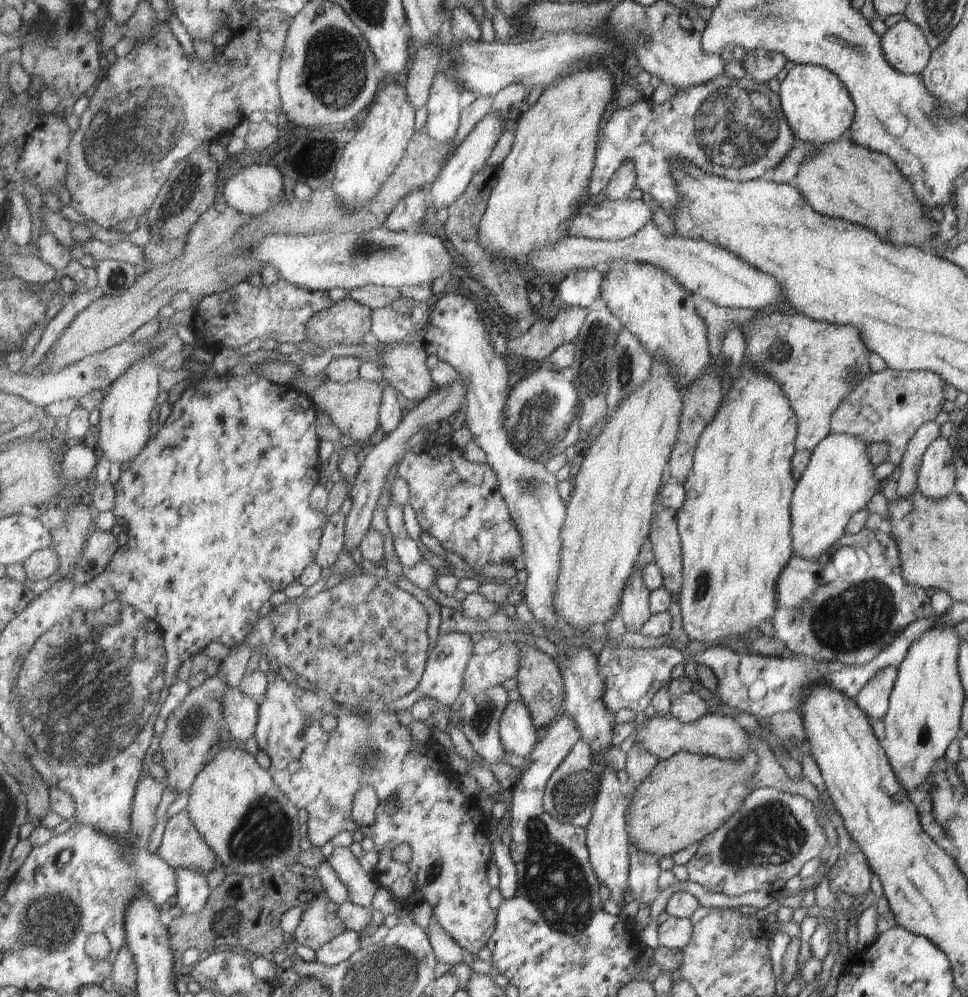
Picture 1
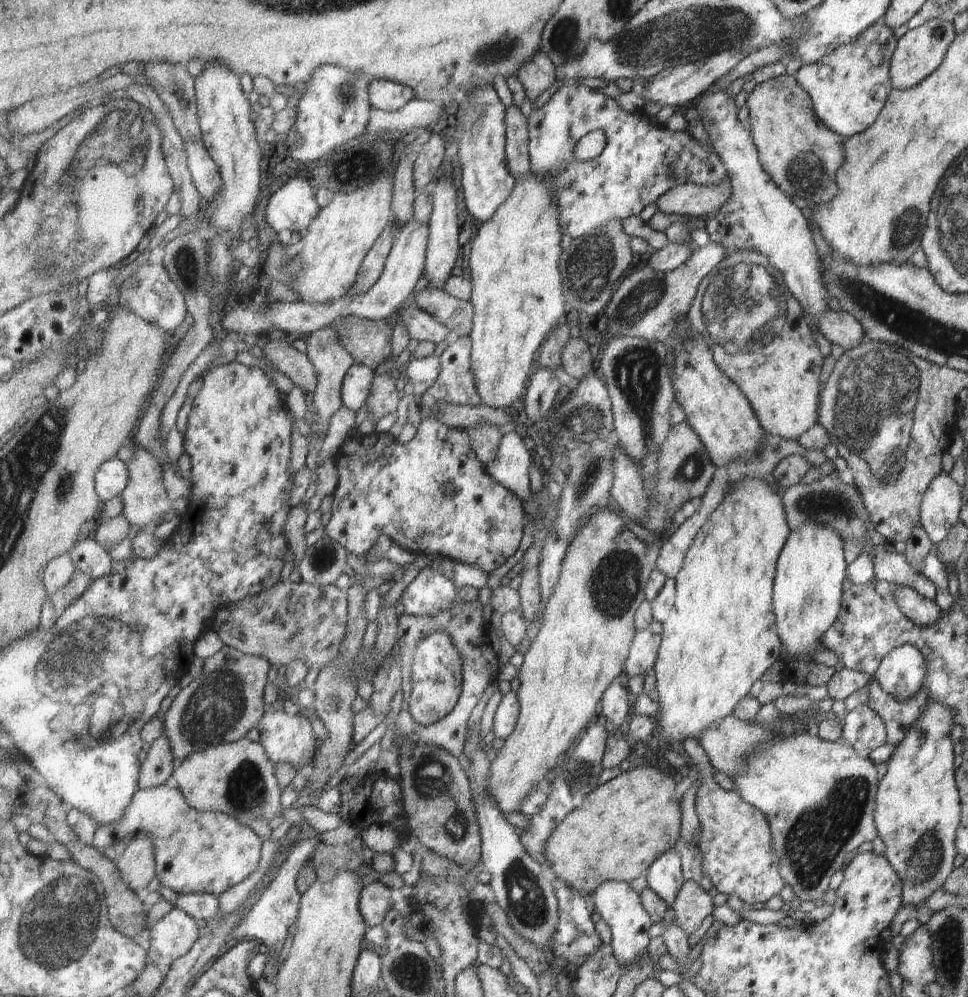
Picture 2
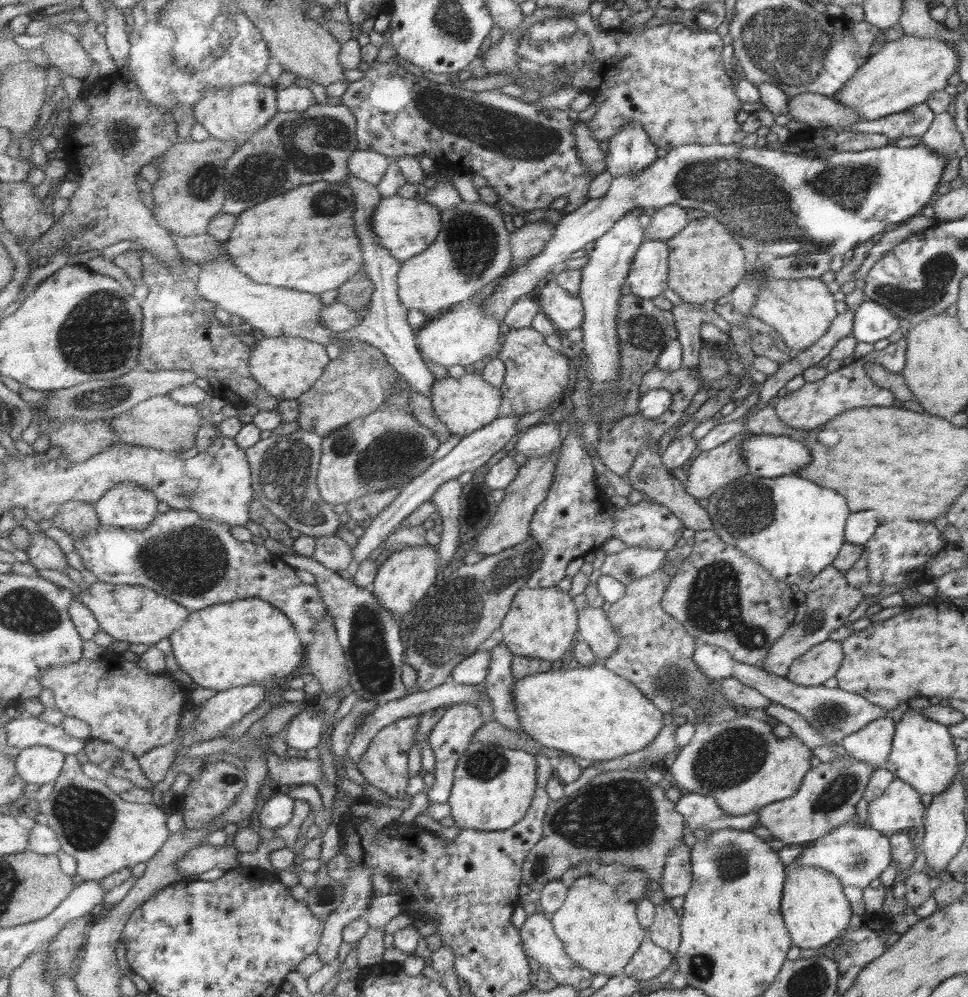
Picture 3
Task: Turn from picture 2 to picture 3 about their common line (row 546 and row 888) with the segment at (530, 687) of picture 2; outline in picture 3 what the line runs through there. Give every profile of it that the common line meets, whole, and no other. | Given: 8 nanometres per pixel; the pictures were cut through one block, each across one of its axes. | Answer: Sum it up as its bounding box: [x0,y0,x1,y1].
[551,863,661,977]

